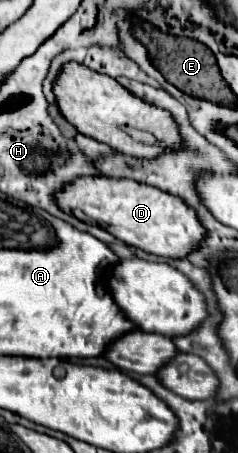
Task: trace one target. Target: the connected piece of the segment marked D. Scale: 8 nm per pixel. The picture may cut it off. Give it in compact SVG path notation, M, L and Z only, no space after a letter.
M84 176L74 180L74 184L66 184L66 188L58 192L58 208L72 216L78 214L80 220L100 226L128 246L162 258L184 258L198 248L206 232L196 212L178 196L170 196L148 184L110 176Z

